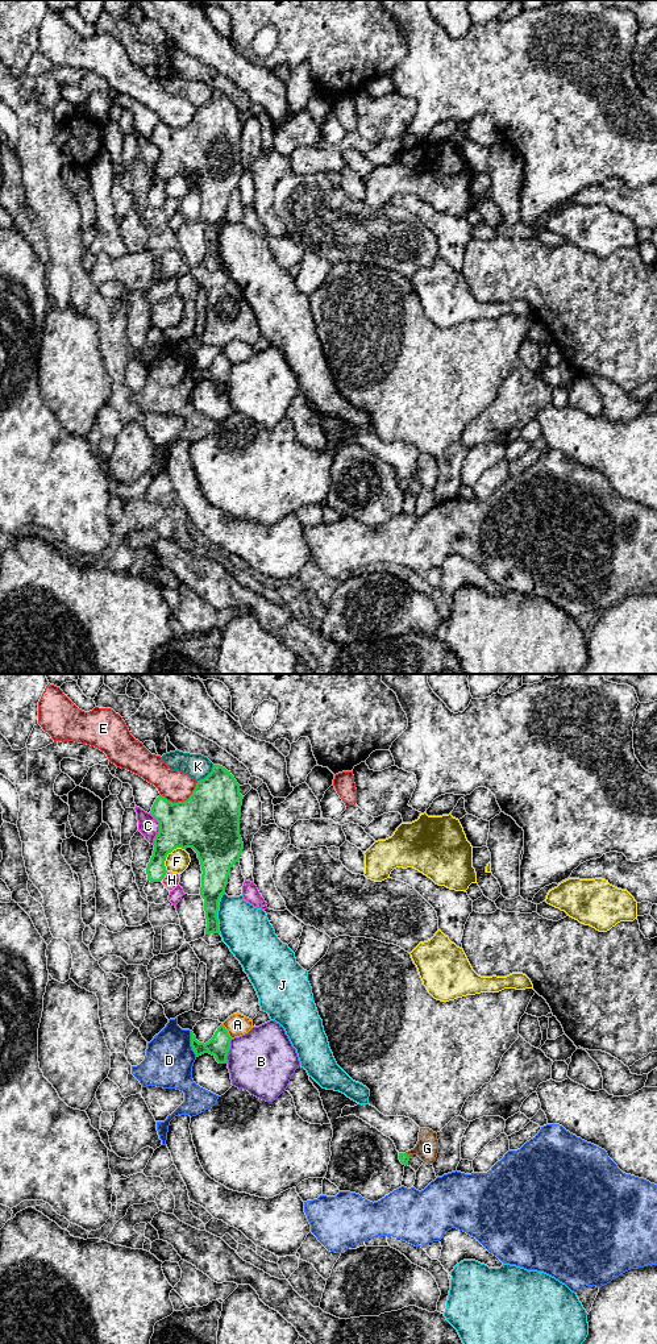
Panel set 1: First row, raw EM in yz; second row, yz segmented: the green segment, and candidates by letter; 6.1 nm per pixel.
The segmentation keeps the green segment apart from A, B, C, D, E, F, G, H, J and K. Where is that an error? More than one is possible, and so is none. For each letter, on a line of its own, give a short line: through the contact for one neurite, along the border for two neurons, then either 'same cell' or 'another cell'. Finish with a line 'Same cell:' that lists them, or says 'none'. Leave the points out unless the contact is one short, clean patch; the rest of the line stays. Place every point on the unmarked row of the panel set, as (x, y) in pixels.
A: another cell
B: another cell
C: another cell
D: another cell
E: another cell
F: another cell
G: line yz (403, 483), (406, 481), (427, 474); same cell
H: another cell
J: another cell
K: another cell
Same cell: G

